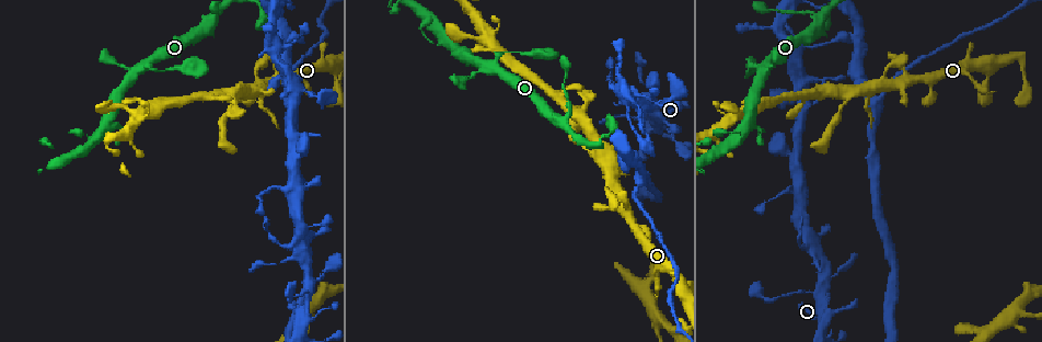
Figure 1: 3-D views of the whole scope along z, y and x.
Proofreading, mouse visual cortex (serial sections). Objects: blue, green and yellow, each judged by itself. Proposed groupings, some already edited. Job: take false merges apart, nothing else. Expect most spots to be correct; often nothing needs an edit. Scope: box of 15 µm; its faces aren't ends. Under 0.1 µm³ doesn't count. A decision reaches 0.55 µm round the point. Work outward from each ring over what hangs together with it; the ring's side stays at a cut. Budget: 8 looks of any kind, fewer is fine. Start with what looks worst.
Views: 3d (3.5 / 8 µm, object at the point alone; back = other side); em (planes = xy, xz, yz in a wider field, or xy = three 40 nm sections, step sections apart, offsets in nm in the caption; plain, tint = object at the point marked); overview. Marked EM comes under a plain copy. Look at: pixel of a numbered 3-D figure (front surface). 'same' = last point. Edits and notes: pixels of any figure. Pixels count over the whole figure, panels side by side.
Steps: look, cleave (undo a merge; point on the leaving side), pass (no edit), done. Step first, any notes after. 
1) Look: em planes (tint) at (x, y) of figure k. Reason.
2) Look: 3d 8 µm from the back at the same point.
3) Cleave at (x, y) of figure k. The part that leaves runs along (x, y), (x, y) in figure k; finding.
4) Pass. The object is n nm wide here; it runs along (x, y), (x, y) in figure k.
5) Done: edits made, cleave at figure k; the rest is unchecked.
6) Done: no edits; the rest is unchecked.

Look: 3d 3.5 µm at (308, 295) of figure 1. Small branch off a trunk.

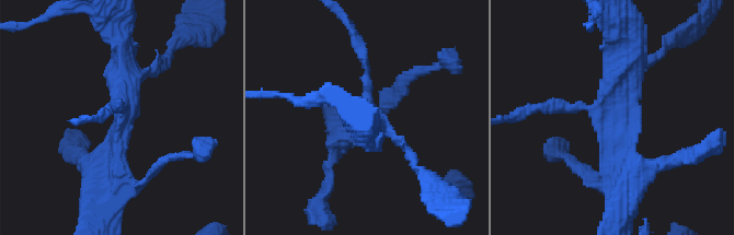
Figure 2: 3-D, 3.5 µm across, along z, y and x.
Look: em xy step 5 (tint) at (614, 114) of figure 2. 3 arms meet here; the arms are 150, 200, 400 nm wide; shape alone is not enough.

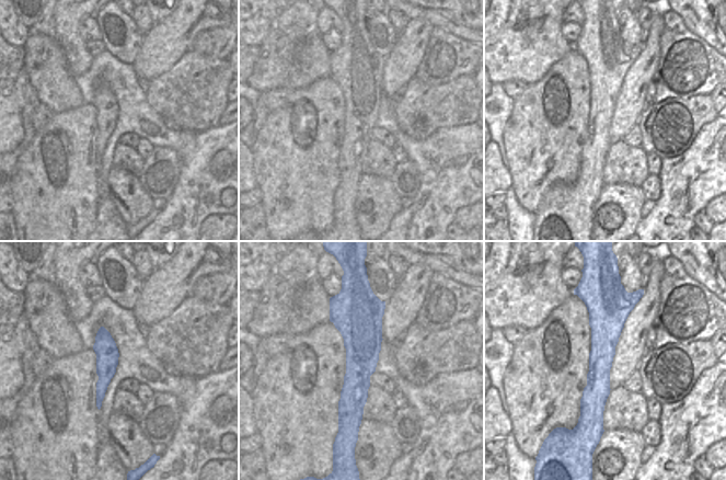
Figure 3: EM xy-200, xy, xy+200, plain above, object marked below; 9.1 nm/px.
Pass. It runs along (604, 185), (623, 44) in figure 2; one cell here.

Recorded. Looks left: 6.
Look: 3d 3.5 µm at (824, 13) of figure 1. Arms part here.

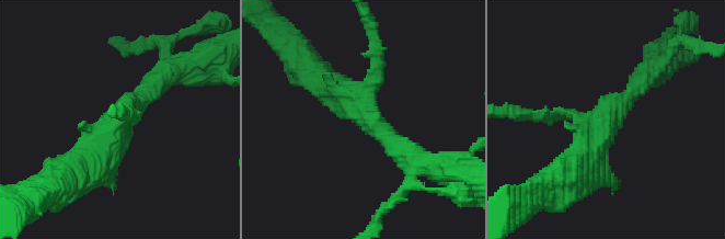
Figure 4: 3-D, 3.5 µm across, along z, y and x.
Look: em xy step 5 (tint) at (364, 113) of figure 4.

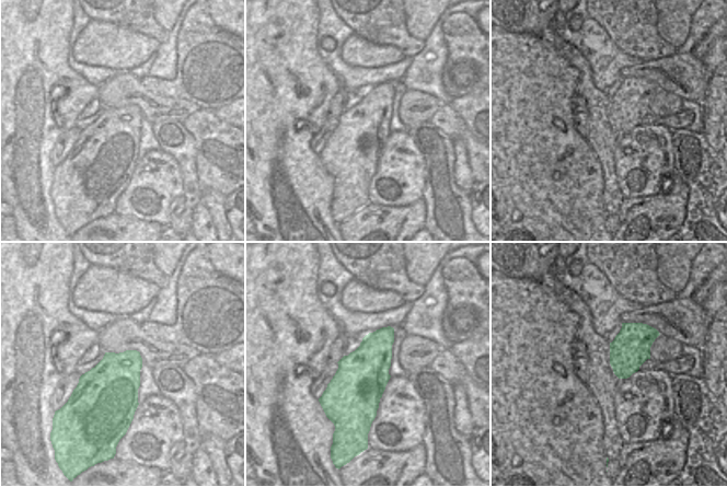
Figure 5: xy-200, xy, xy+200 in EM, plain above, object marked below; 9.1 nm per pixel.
Pass. It runs along (64, 179), (154, 84) in figure 4; continuous, no second cell.

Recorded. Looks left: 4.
Look: 3d 8 µm at (295, 90) of figure 1. Arms part here.

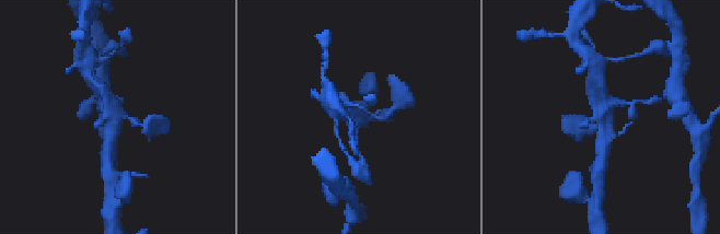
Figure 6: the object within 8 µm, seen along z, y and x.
Look: em xy step 2 (tint) at (115, 117) of figure 6. Now the EM.

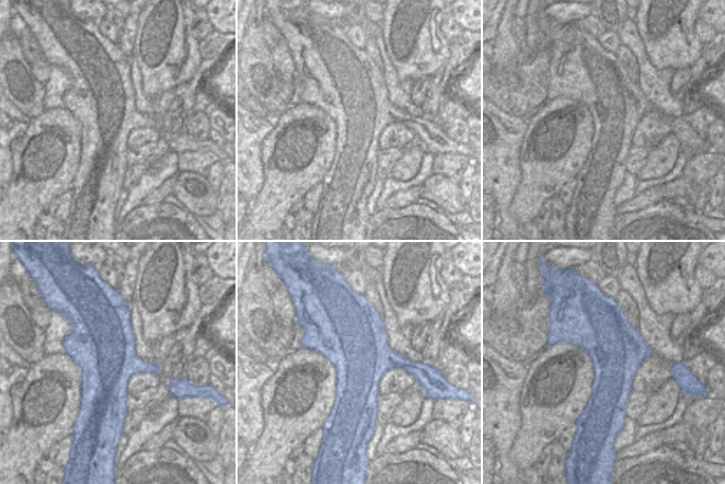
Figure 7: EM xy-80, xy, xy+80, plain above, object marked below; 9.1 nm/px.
Pass. The object is 600 nm wide here; it runs along (108, 149), (114, 115), (101, 90) in figure 6; one cell here.

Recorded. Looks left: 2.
Done: no edits; the rest is unchecked.

